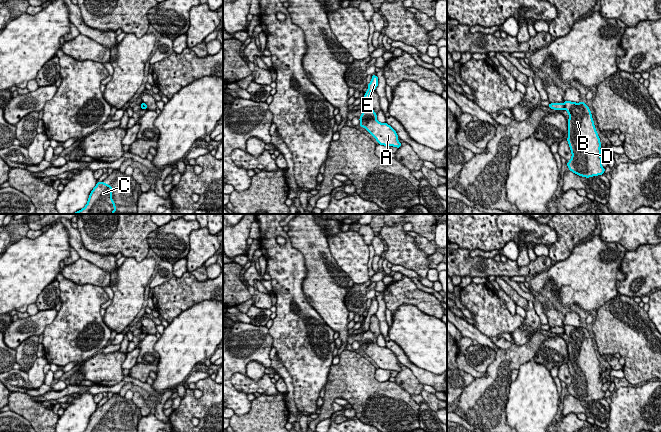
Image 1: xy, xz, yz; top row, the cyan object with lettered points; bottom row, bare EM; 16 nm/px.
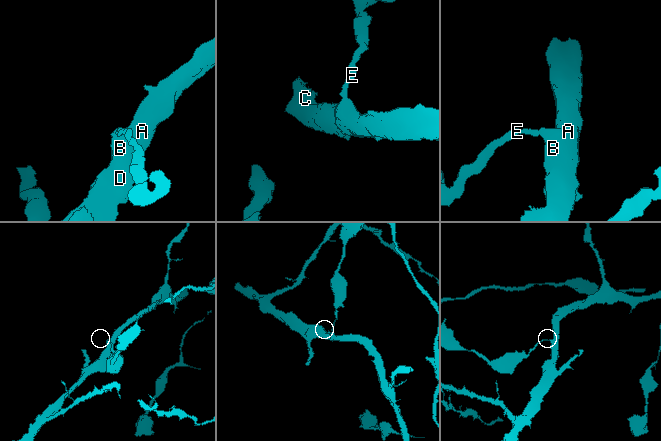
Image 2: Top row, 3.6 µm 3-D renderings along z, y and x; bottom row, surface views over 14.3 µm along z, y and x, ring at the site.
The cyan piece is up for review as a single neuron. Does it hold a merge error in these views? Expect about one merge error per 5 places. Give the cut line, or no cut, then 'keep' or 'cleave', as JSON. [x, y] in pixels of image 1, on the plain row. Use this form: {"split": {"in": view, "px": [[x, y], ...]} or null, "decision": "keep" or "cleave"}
{"split": {"in": "xz", "px": [[368, 329], [364, 331]]}, "decision": "cleave"}

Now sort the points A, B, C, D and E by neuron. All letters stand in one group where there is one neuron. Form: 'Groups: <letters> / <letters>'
Groups: A B C D / E

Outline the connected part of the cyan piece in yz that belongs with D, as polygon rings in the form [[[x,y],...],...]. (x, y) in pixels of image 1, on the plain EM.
[[[564,326],[569,338],[568,362],[572,381],[567,390],[573,397],[582,401],[603,399],[600,362],[597,358],[592,338],[585,326]]]

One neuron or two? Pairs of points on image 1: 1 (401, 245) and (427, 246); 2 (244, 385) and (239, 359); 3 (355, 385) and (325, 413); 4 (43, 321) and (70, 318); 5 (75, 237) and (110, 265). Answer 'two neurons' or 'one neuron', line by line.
1: two neurons
2: two neurons
3: one neuron
4: two neurons
5: one neuron

